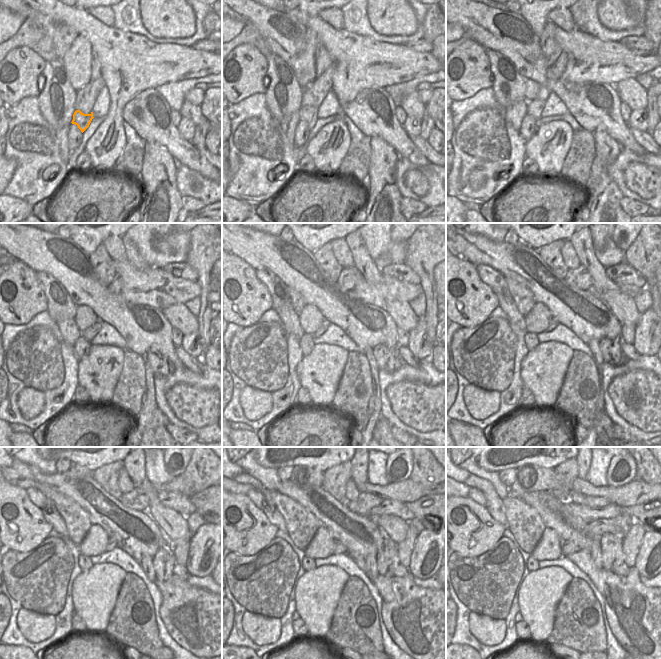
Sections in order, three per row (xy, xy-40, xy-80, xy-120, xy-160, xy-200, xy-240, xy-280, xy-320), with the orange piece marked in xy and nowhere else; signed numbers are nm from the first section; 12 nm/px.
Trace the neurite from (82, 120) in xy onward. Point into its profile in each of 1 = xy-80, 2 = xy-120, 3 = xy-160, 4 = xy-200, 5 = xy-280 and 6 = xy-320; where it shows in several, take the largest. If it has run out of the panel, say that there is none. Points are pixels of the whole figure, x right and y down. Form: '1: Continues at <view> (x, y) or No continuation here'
1: Continues at xy-80 (534, 108)
2: Continues at xy-120 (89, 333)
3: Continues at xy-160 (322, 329)
4: Continues at xy-200 (553, 323)
5: Continues at xy-280 (340, 548)
6: Continues at xy-320 (568, 547)

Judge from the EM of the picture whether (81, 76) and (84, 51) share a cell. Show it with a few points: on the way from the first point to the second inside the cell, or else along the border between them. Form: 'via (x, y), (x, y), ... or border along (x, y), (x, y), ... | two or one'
via (81, 70), (81, 57) | one

